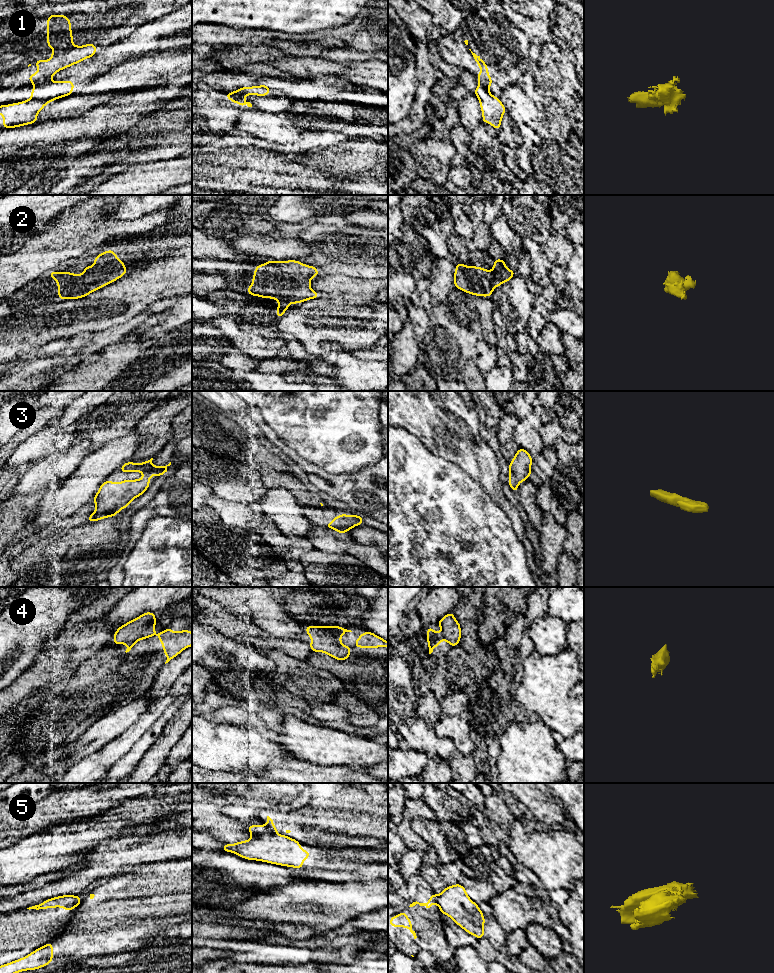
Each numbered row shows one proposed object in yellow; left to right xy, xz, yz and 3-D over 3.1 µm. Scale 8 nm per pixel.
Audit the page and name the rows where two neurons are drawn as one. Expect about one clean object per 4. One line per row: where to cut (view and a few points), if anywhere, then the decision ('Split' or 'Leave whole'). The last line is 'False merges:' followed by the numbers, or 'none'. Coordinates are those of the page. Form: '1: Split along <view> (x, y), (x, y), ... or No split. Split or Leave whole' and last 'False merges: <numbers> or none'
1: Split along xy (49, 79), (35, 86). Split
2: No split. Leave whole
3: No split. Leave whole
4: No split. Leave whole
5: Split along xz (267, 826), (274, 832). Split
False merges: 1, 5

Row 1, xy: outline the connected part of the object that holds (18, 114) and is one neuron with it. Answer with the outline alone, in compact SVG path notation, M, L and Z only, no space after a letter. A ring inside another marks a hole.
M47 81L36 85L29 100L8 105L0 105L3 115L3 129L16 128L37 123L37 115L44 106L56 99L72 95L75 82Z

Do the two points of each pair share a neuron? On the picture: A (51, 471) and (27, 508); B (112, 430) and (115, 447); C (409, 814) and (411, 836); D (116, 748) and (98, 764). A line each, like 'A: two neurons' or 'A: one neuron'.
A: two neurons
B: two neurons
C: one neuron
D: one neuron

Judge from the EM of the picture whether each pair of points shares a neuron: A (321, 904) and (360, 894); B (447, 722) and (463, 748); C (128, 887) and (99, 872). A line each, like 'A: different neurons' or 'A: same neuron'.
A: same neuron
B: same neuron
C: different neurons

